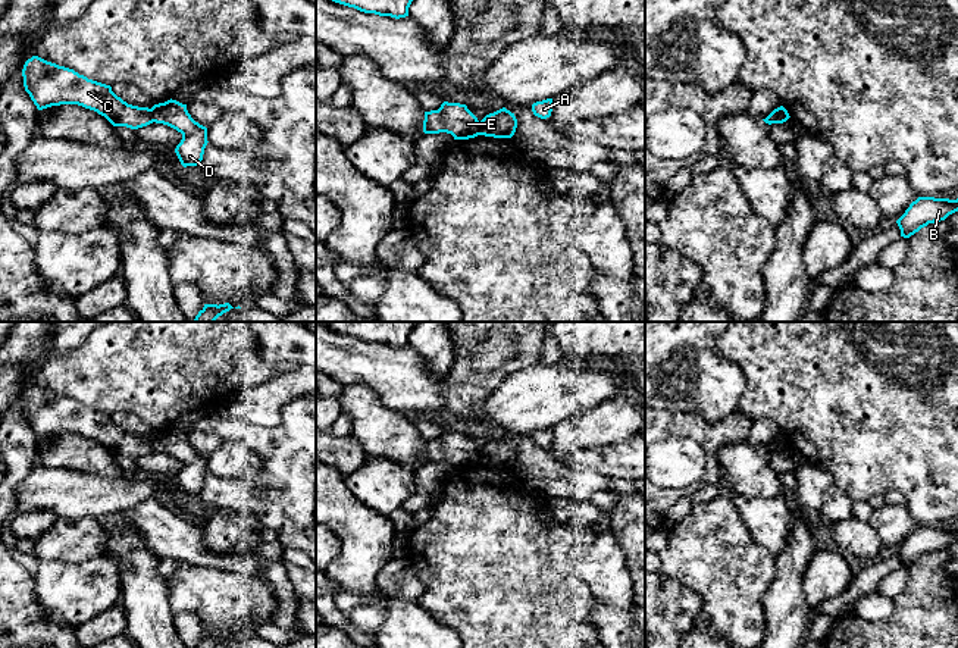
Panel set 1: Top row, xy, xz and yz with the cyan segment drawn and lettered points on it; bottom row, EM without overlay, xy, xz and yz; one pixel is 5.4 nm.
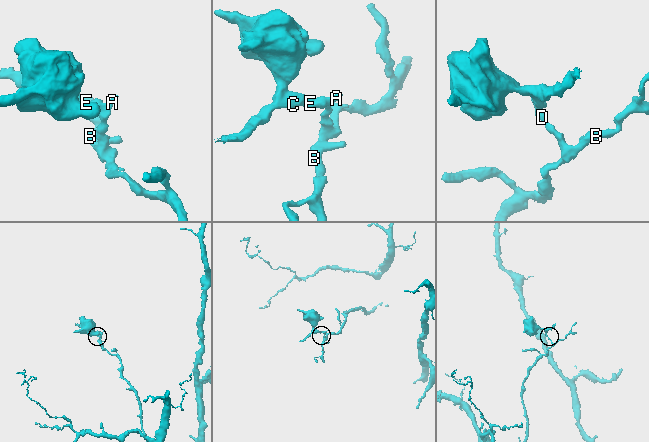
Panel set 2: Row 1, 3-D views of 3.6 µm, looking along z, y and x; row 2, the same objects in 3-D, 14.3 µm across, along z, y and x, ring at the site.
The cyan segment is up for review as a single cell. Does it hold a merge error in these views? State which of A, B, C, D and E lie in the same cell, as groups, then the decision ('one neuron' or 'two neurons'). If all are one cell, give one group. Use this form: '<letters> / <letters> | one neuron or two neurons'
A B D / C E | two neurons

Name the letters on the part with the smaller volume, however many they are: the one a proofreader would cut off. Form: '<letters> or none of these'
C, E

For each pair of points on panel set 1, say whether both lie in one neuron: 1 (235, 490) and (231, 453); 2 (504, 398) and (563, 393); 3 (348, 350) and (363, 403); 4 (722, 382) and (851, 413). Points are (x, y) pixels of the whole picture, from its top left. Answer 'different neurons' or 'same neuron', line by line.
1: different neurons
2: same neuron
3: different neurons
4: different neurons

